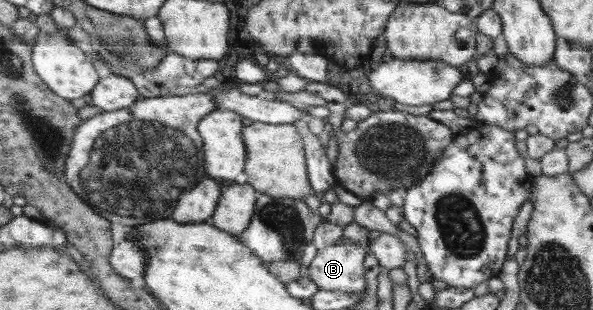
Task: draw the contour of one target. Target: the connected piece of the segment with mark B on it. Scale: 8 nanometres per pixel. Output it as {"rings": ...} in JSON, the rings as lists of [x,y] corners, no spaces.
{"rings":[[[341,238],[333,246],[318,250],[310,263],[308,275],[323,290],[365,292],[363,252],[362,244]]]}

